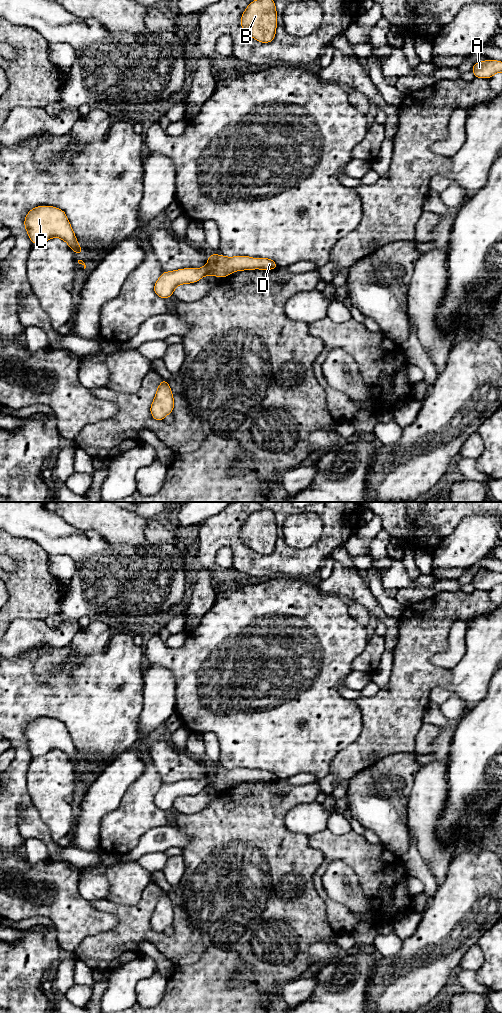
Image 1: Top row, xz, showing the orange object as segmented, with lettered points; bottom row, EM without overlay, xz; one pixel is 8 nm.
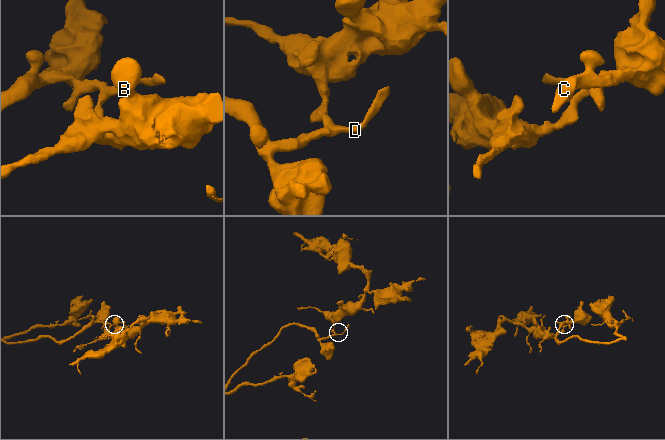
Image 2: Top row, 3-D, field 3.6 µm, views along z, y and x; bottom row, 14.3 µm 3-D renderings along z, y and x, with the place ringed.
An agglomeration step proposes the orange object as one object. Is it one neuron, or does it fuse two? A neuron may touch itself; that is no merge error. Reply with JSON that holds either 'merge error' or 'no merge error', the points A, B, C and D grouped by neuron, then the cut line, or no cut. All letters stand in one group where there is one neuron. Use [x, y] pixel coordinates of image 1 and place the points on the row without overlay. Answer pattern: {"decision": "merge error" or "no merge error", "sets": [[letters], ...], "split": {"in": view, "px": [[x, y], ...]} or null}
{"decision": "merge error", "sets": [["A", "B", "D"], ["C"]], "split": {"in": "xz", "px": [[208, 774], [210, 786]]}}

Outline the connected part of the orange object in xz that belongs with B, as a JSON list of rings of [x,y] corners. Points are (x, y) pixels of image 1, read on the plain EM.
[[[269,509],[251,514],[241,528],[241,539],[261,555],[273,553],[277,539],[277,524],[274,512]]]

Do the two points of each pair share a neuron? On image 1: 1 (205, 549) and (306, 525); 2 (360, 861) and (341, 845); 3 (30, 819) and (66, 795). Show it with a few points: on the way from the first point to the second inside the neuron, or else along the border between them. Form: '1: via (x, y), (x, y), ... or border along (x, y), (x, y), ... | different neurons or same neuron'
1: border along (298, 512), (283, 525), (283, 539), (294, 548) | different neurons
2: via (355, 856), (346, 847) | same neuron
3: border along (32, 804), (51, 833) | different neurons

